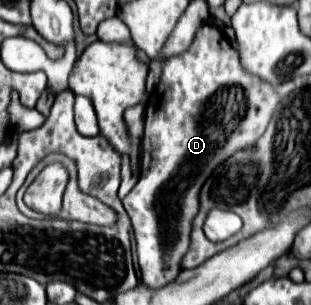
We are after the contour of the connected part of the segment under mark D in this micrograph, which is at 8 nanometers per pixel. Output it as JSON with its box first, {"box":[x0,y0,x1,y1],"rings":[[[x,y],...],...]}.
{"box":[123,24,279,288],"rings":[[[203,24],[191,44],[191,48],[179,56],[173,56],[171,60],[165,62],[163,66],[163,74],[161,74],[161,82],[155,86],[155,90],[151,92],[149,100],[147,100],[147,108],[145,108],[145,132],[143,132],[143,152],[141,152],[141,174],[137,184],[133,186],[133,190],[123,198],[123,208],[131,218],[131,228],[135,234],[135,242],[137,242],[137,258],[139,258],[139,268],[141,268],[141,282],[145,282],[149,288],[163,288],[167,286],[171,280],[175,280],[175,276],[181,272],[181,260],[189,248],[189,234],[191,234],[191,222],[199,210],[199,188],[203,186],[203,180],[207,180],[207,176],[213,172],[213,168],[217,164],[221,164],[227,156],[231,156],[231,152],[247,148],[251,144],[257,142],[257,138],[265,132],[269,120],[271,120],[271,112],[275,110],[275,106],[279,104],[279,96],[275,94],[271,84],[263,84],[263,80],[255,78],[255,76],[247,76],[247,72],[243,72],[239,68],[239,56],[237,52],[231,48],[229,40],[223,36],[223,32],[217,26],[211,24]]]}

